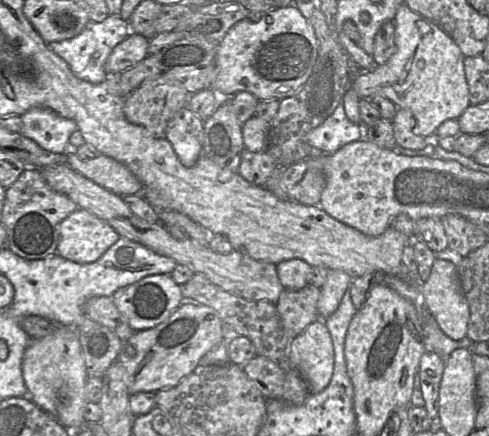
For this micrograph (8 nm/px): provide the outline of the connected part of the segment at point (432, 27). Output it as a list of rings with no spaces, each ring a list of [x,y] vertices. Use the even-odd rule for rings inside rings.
[[[406,3],[401,4],[394,19],[395,52],[383,65],[355,75],[350,87],[360,99],[370,100],[375,95],[386,97],[398,109],[409,109],[416,118],[415,133],[423,138],[436,133],[446,120],[458,119],[470,105],[469,88],[464,71],[464,55],[458,45],[436,24],[413,12]]]

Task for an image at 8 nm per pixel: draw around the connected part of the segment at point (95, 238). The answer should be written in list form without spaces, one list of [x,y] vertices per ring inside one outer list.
[[[77,207],[59,224],[56,254],[76,263],[92,263],[119,238],[107,222]]]

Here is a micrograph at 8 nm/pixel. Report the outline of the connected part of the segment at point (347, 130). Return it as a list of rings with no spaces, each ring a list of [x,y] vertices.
[[[341,102],[323,124],[311,130],[305,136],[305,141],[314,150],[331,154],[349,143],[363,139],[363,137],[364,126],[355,124],[348,119]]]

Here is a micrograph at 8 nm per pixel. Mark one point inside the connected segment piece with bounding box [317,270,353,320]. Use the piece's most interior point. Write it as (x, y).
(337, 282)

